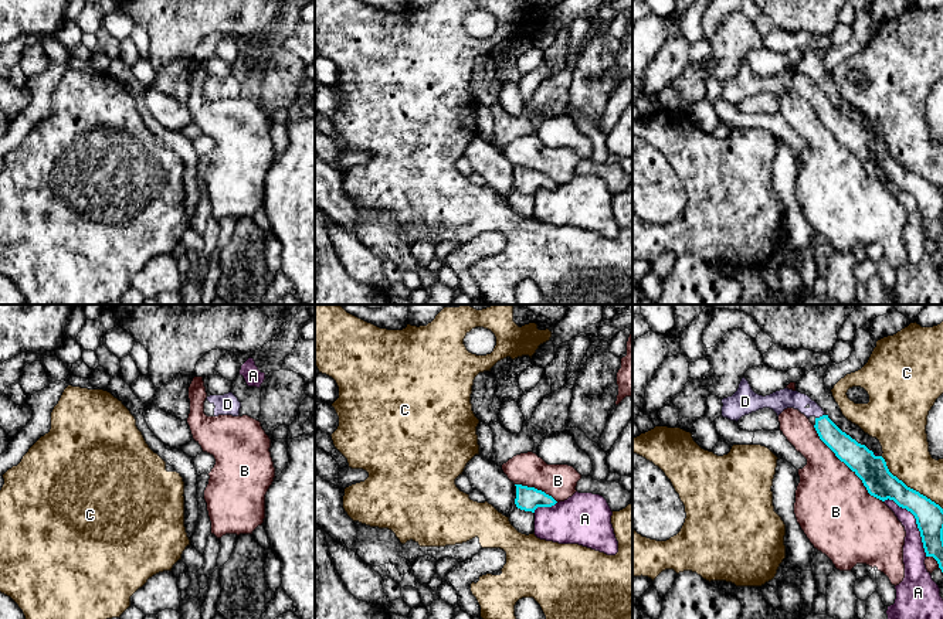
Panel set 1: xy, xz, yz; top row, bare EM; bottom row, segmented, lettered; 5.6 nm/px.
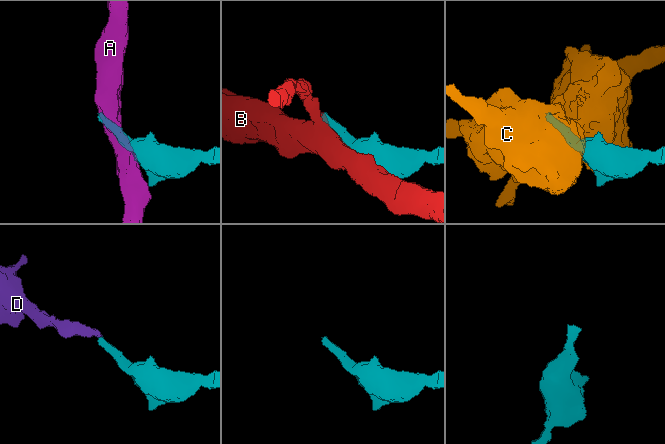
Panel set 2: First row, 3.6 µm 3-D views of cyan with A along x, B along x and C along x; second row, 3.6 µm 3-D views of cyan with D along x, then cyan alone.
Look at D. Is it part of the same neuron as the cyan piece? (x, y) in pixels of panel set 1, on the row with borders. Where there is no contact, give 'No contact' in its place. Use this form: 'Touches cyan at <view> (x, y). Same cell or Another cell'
Touches cyan at yz (820, 417). Same cell

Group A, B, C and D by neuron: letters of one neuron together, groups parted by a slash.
A / B / C / D

